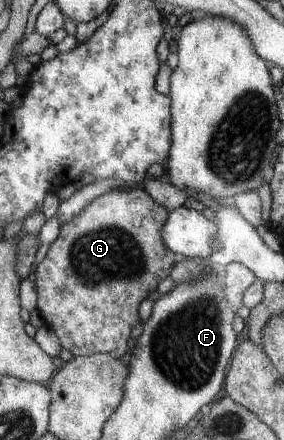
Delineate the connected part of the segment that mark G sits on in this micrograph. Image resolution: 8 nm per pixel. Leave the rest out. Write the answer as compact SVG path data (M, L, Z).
M113 189L97 195L90 200L80 211L73 215L67 222L61 223L58 228L59 233L55 240L48 246L46 254L40 263L36 265L33 280L36 288L36 309L42 317L43 324L47 325L55 336L59 339L62 350L69 351L73 357L77 355L92 355L95 353L108 354L114 359L121 358L127 350L127 339L131 334L138 330L140 325L137 306L141 300L145 299L148 292L155 291L159 278L168 275L169 269L179 258L174 252L171 252L162 241L160 228L162 222L167 216L168 210L159 206L145 191L141 189Z

